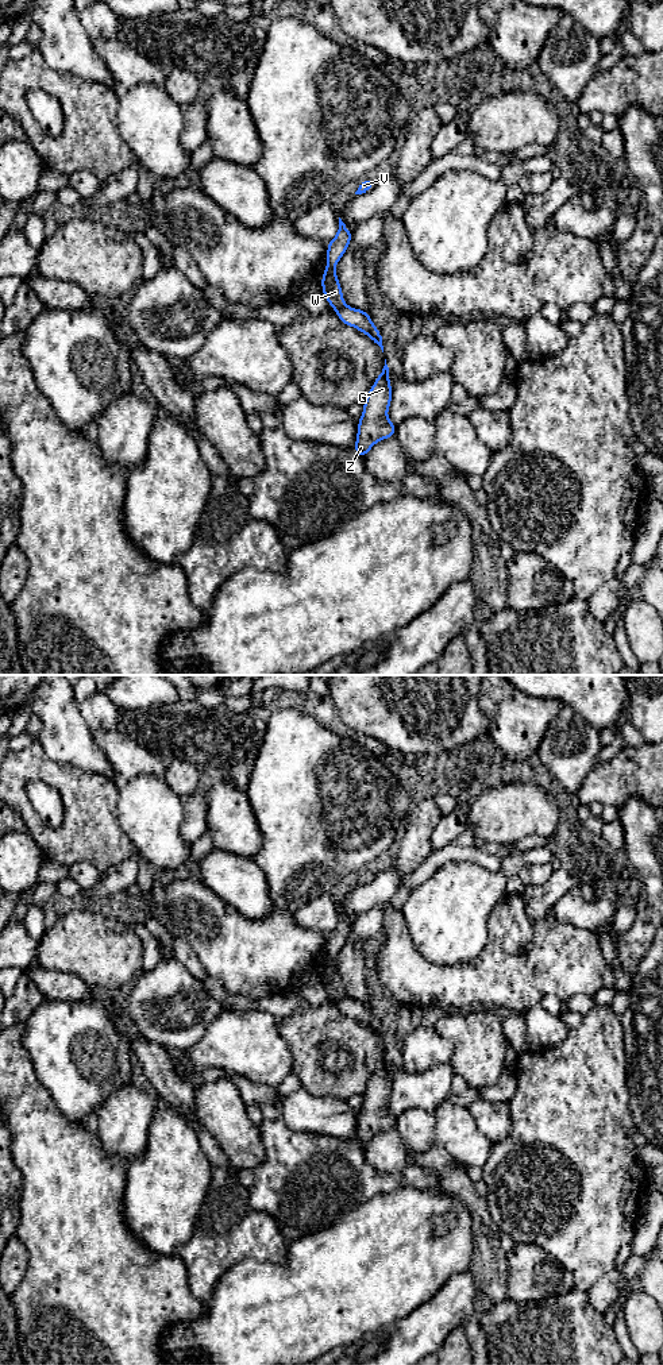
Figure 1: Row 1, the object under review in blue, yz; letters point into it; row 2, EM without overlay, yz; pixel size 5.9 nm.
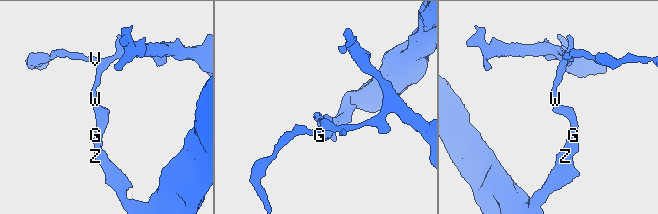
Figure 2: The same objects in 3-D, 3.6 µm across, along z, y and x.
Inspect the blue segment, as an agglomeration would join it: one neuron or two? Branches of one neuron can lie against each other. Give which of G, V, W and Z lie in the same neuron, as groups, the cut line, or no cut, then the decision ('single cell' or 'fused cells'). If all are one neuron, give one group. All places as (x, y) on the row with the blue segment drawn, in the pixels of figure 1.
groups G Z / V W; cut yz (343, 303), (334, 308); fused cells

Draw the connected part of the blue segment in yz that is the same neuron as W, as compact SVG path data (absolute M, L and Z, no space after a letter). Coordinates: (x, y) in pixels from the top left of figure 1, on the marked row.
M339 217L338 234L332 240L328 242L327 266L321 277L323 294L332 308L338 308L344 304L343 292L338 275L335 273L335 266L346 254L351 238L352 232L346 227L346 224Z

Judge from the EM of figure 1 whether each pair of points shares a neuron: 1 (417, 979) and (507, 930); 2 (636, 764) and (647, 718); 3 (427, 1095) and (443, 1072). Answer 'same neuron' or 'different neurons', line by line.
1: same neuron
2: different neurons
3: same neuron

